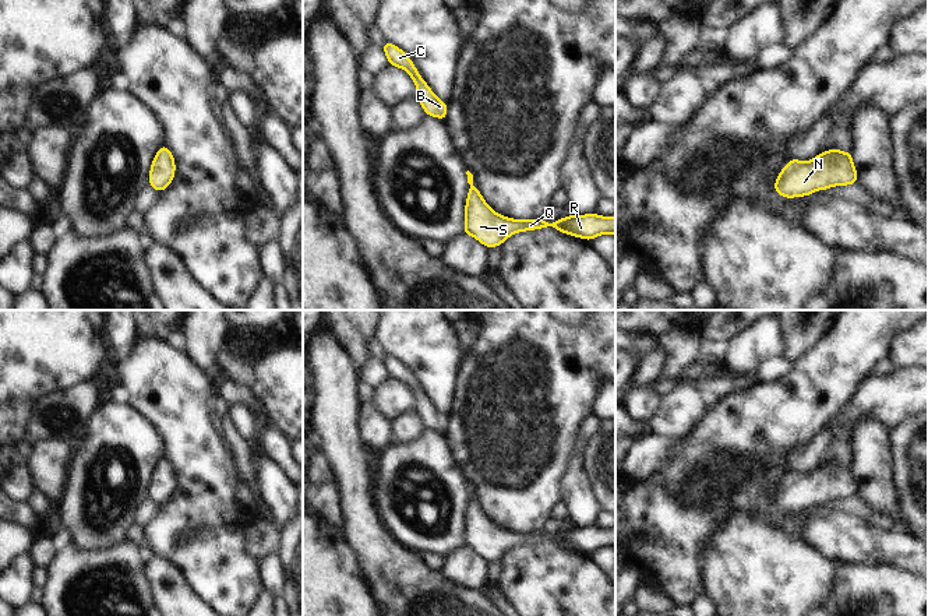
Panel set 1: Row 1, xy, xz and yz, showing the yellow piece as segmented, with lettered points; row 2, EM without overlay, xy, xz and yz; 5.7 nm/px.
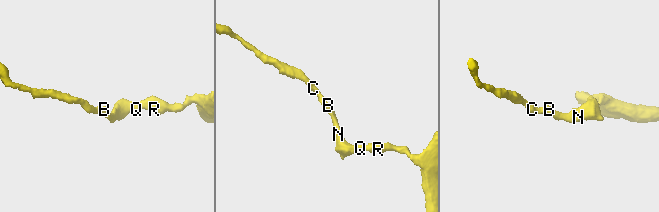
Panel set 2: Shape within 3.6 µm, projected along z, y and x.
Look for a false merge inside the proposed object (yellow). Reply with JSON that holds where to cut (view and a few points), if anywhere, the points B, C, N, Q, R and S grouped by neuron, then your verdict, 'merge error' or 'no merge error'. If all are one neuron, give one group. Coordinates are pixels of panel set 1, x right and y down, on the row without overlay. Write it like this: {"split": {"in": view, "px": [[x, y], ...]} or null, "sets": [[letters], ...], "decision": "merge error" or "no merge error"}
{"split": null, "sets": [["B", "C", "N", "Q", "R", "S"]], "decision": "no merge error"}

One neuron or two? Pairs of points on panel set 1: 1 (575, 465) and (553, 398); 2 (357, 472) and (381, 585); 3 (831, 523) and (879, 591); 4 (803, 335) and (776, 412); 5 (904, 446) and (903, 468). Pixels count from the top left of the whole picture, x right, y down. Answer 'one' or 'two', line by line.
1: two
2: one
3: two
4: two
5: one

